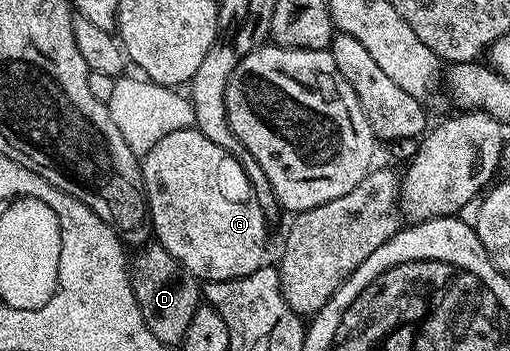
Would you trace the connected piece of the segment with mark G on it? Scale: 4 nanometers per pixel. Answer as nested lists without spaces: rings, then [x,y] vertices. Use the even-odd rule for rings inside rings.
[[[193,127],[182,131],[170,131],[170,135],[166,135],[166,139],[154,143],[151,151],[143,154],[142,168],[144,170],[144,196],[148,198],[151,232],[159,245],[166,251],[170,251],[170,255],[174,255],[174,259],[178,259],[178,263],[182,263],[182,267],[186,267],[186,271],[190,271],[201,282],[229,281],[250,275],[265,265],[264,252],[268,249],[268,225],[270,225],[270,221],[269,218],[265,217],[262,207],[258,203],[256,192],[252,189],[246,171],[237,163],[232,154],[226,152],[222,147],[218,147],[218,143],[210,143],[210,139],[206,139],[206,135],[202,135],[199,129]]]

